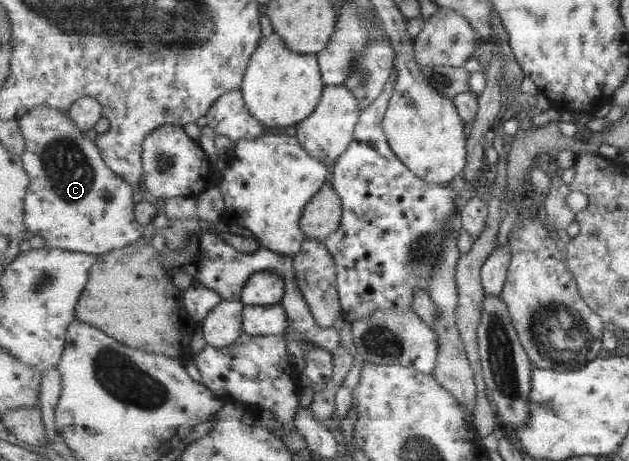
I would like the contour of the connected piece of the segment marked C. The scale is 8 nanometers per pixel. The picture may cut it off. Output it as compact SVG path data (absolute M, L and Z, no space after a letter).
M37 104L18 122L26 144L22 162L31 181L30 190L24 198L24 222L27 223L29 235L42 237L47 247L96 256L133 245L146 235L145 225L136 219L132 185L108 166L98 145L85 137L85 132L68 112Z

